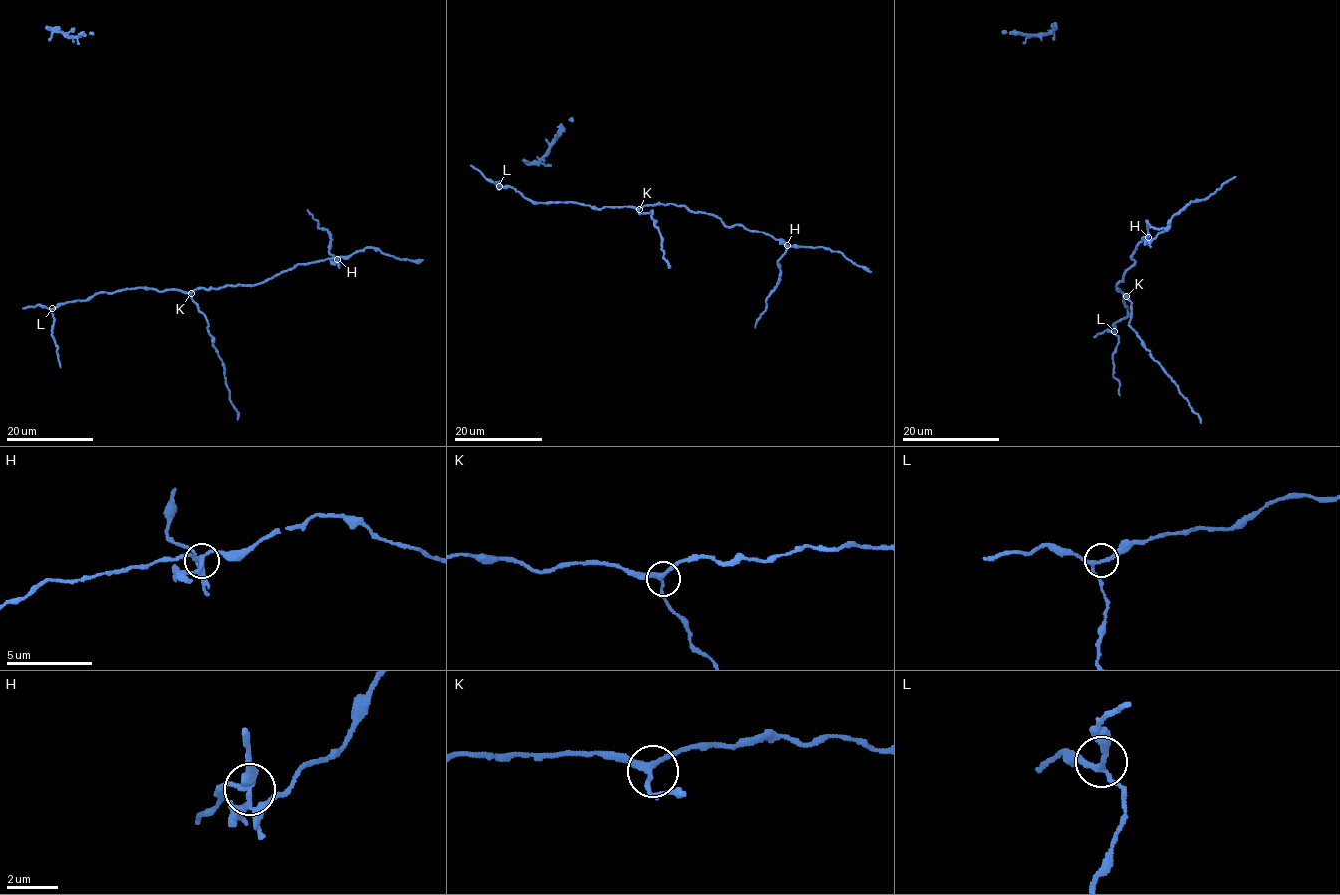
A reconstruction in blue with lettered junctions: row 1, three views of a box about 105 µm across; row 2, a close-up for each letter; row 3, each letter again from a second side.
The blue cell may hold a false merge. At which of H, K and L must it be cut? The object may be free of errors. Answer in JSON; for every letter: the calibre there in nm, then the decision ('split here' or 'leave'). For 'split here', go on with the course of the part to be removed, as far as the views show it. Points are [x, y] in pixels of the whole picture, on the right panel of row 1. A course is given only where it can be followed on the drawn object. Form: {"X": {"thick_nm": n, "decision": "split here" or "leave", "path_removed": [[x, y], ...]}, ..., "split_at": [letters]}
{"H": {"thick_nm": 180, "decision": "split here", "path_removed": [[1148, 237], [1151, 241], [1192, 201], [1207, 198], [1235, 177]]}, "K": {"thick_nm": 220, "decision": "leave"}, "L": {"thick_nm": 180, "decision": "leave"}, "split_at": ["H"]}

